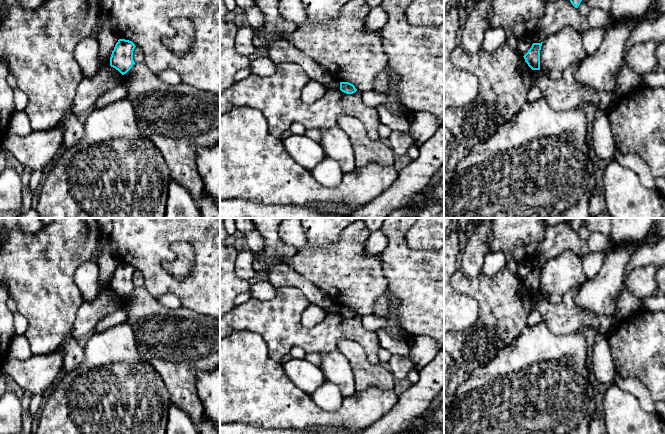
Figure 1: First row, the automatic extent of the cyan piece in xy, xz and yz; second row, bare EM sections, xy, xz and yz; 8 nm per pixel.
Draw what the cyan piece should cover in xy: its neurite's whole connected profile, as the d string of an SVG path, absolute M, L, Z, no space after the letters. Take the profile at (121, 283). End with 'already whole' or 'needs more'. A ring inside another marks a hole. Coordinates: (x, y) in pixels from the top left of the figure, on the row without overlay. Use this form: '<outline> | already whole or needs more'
M119 263L110 281L110 290L118 294L122 299L126 298L135 288L133 275L135 268L132 265Z | already whole

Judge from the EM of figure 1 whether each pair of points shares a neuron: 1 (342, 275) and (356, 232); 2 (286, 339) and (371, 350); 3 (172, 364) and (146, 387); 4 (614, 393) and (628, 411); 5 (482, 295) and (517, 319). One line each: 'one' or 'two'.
1: one
2: one
3: two
4: one
5: one

